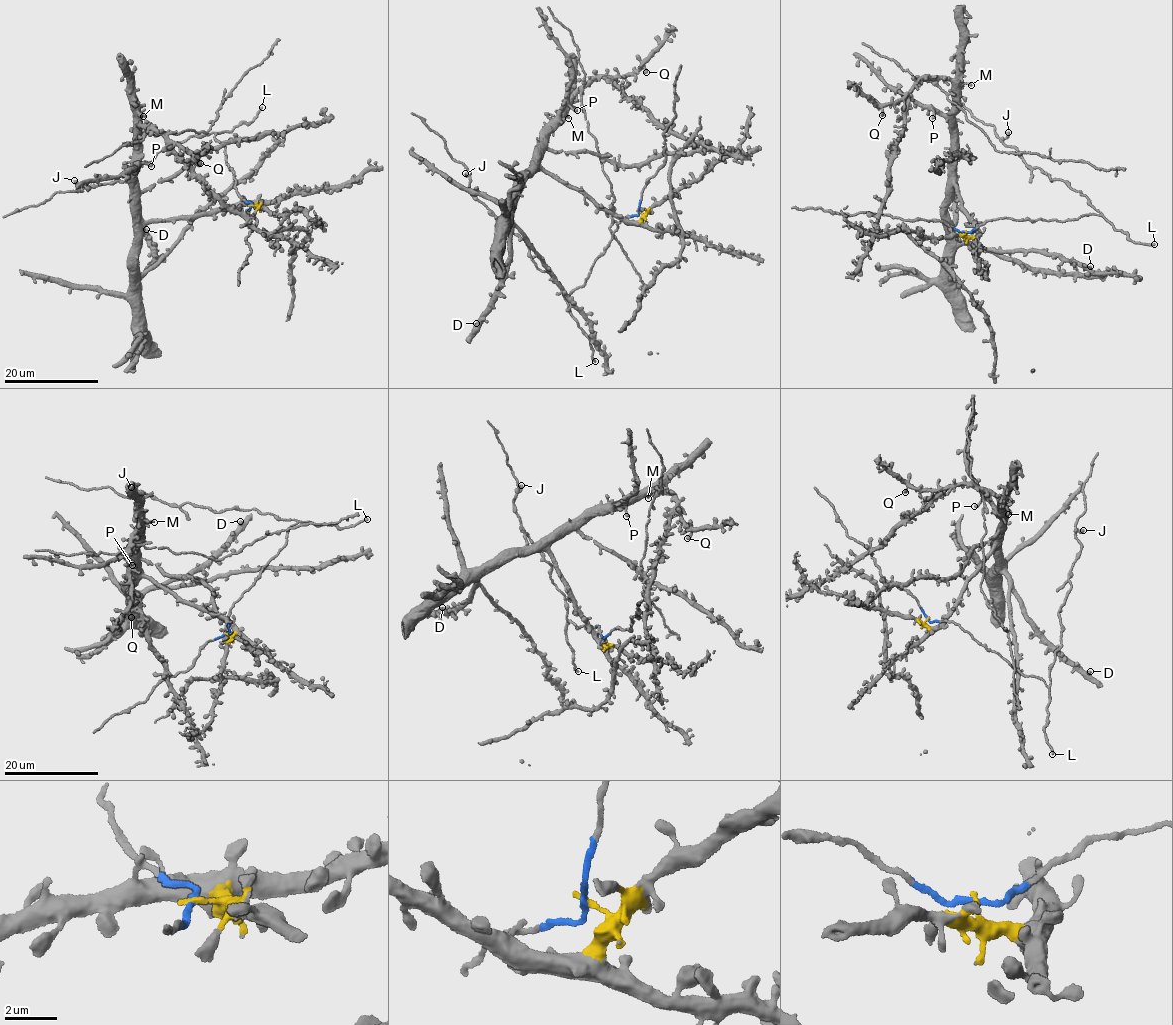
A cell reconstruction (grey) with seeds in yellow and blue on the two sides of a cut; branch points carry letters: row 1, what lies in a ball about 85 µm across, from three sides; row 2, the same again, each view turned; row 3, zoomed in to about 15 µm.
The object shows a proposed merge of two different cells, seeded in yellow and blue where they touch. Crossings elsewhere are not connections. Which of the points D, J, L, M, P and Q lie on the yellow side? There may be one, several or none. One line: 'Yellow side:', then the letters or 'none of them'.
Yellow side: D, M, P, Q

